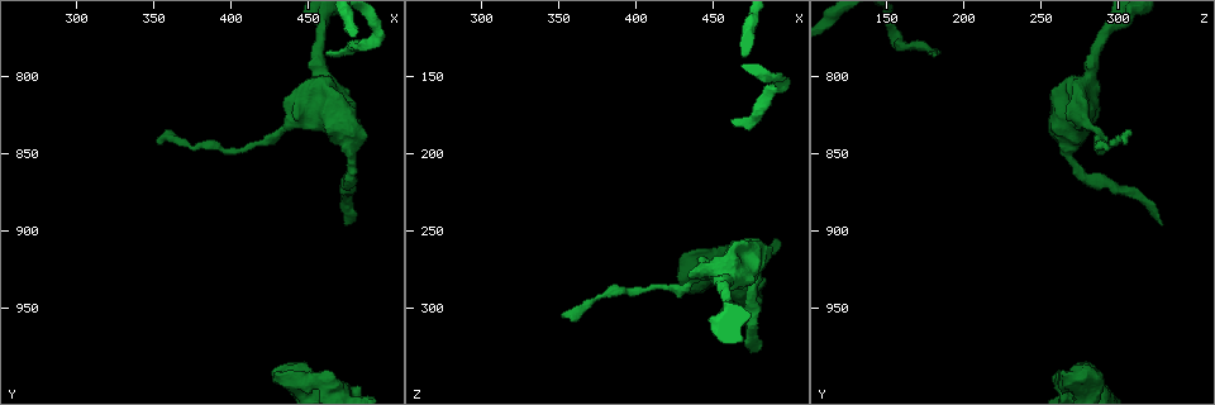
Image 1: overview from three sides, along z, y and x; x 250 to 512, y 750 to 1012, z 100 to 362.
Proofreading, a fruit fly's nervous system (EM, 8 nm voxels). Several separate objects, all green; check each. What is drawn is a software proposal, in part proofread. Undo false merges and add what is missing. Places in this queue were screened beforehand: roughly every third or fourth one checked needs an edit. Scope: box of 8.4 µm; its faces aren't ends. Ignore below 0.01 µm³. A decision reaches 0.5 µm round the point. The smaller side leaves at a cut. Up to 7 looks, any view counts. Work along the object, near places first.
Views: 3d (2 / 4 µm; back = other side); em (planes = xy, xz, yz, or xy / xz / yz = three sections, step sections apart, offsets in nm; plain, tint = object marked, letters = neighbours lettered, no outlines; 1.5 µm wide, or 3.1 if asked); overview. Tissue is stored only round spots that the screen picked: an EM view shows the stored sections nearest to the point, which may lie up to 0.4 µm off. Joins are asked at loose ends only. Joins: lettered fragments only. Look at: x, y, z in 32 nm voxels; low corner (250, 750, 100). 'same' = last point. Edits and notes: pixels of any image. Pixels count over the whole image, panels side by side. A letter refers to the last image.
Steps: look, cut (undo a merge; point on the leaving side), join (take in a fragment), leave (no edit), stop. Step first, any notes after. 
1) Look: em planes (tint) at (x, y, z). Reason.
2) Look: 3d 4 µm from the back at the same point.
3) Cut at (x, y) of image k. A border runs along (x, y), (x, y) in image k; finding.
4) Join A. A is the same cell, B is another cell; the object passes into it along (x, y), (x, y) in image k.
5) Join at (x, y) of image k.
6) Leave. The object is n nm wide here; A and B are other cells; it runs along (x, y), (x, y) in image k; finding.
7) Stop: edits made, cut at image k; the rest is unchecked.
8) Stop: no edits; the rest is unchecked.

Look: 3d 2 µm at (474, 898, 328). An open end.

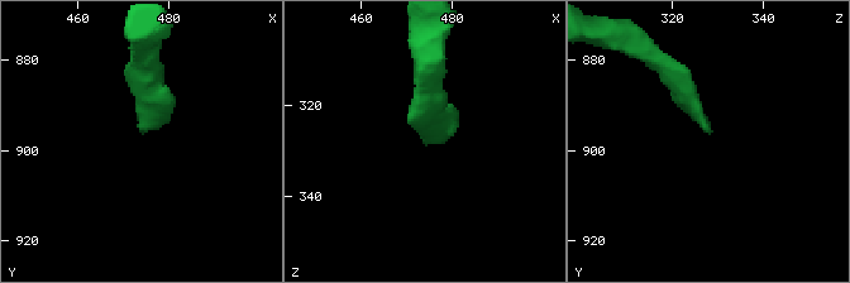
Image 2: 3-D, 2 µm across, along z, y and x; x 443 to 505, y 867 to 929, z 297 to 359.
Look: em xy step 8 (letters) at (474, 896, 327).

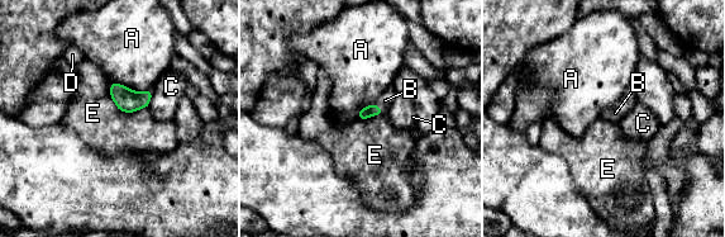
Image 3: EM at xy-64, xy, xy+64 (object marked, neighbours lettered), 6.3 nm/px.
Look: em planes (letters) at the same point.

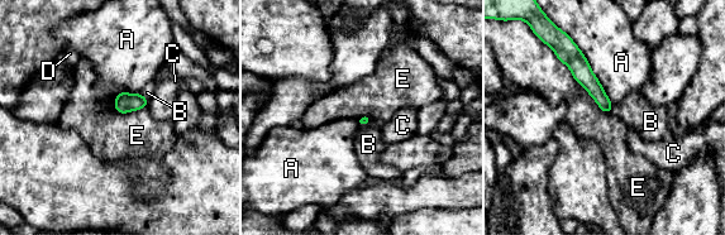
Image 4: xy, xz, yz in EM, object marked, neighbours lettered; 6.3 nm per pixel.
Join B. The longest contact is with E, 550 nm; B is the same cell, A, C, D and E are other cells; the object passes into it along (124, 102), (143, 96), (147, 92) in image 4; the neuron continues.

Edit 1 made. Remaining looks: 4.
Look: em planes (letters) at (352, 842, 304). Tapers out.

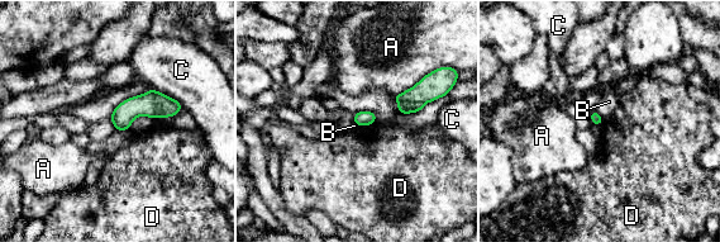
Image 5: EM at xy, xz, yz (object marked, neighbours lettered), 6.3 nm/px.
Leave. A, B, C and D are other cells; a border runs along (595, 110), (604, 120) in image 5; none of them fits.

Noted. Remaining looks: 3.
Look: em planes (letters) at (462, 782, 180). Branch stops here.

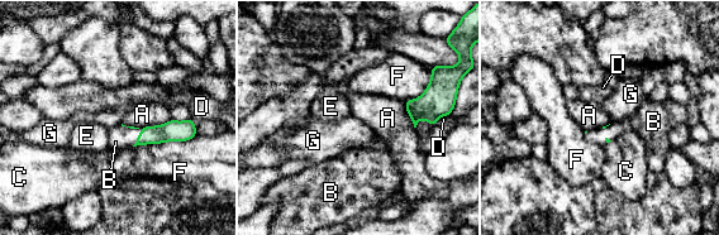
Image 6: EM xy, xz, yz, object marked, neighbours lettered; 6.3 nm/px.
Join B. B is the same cell, A, C, D, E, F and G are other cells; the neuron continues.

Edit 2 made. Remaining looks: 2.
Stop: edits made, join at image 4, join at image 6; the rest is unchecked.

